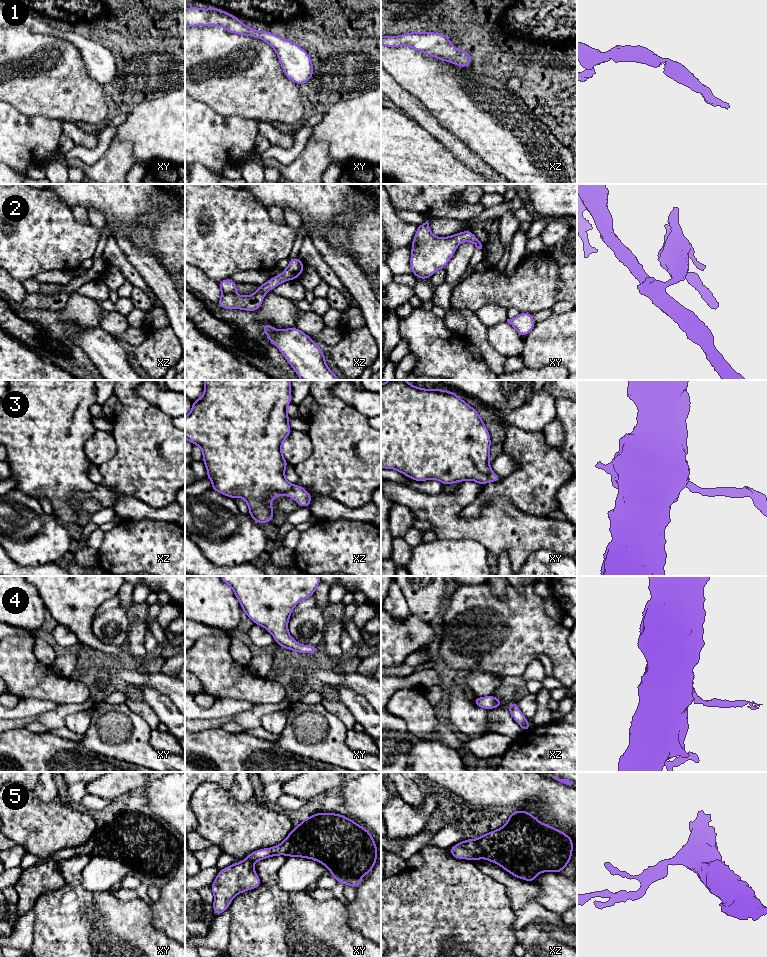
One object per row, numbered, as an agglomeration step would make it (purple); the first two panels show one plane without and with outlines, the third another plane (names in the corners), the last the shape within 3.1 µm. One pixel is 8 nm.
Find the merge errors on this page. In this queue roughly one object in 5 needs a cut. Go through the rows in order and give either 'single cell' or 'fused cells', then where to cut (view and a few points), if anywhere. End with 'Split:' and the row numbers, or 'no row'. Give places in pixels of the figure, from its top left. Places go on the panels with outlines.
1: single cell; no cut
2: single cell; no cut
3: single cell; no cut
4: single cell; no cut
5: single cell; no cut
Split: no row

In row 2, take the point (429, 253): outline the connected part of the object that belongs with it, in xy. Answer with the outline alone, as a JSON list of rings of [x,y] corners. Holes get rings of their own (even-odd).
[[[428,220],[417,226],[411,242],[412,274],[419,279],[429,279],[437,270],[446,267],[461,242],[472,242],[476,248],[482,249],[481,242],[470,230],[449,237],[435,237]]]

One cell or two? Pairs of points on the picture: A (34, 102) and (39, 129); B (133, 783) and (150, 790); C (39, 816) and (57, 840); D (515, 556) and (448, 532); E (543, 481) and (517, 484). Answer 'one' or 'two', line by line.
A: two
B: two
C: one
D: one
E: one

